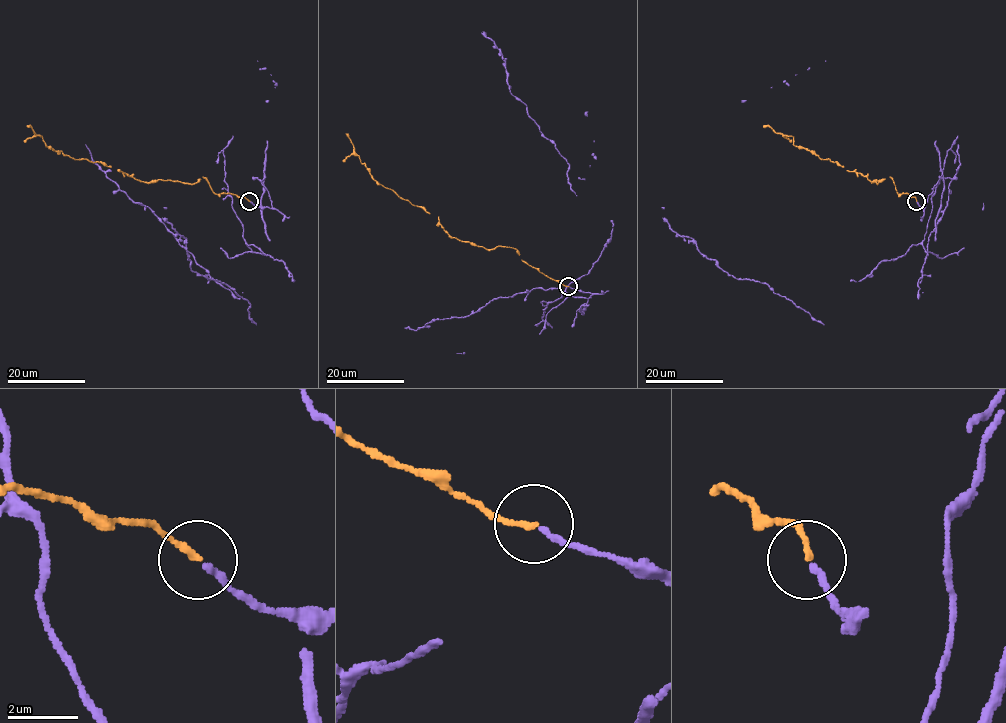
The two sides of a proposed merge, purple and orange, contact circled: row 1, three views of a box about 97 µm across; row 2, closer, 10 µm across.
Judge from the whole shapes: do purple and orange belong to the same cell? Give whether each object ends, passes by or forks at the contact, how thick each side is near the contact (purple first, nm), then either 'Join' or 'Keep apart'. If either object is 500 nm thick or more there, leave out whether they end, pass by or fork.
At the ring purple ends. At the ring orange ends. Thickness 190 nm (purple) against 160 nm. Join

